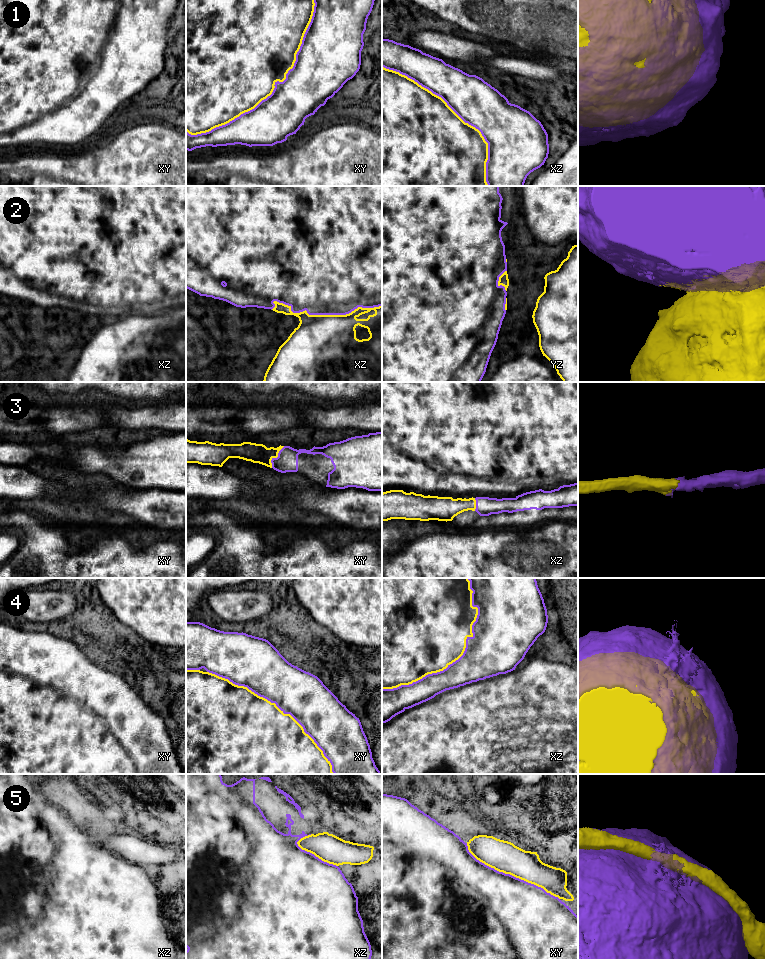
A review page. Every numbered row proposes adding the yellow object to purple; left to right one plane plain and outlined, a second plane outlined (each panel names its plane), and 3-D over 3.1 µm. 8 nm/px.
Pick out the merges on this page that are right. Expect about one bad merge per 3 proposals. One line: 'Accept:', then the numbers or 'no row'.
Accept: 1, 3, 4

